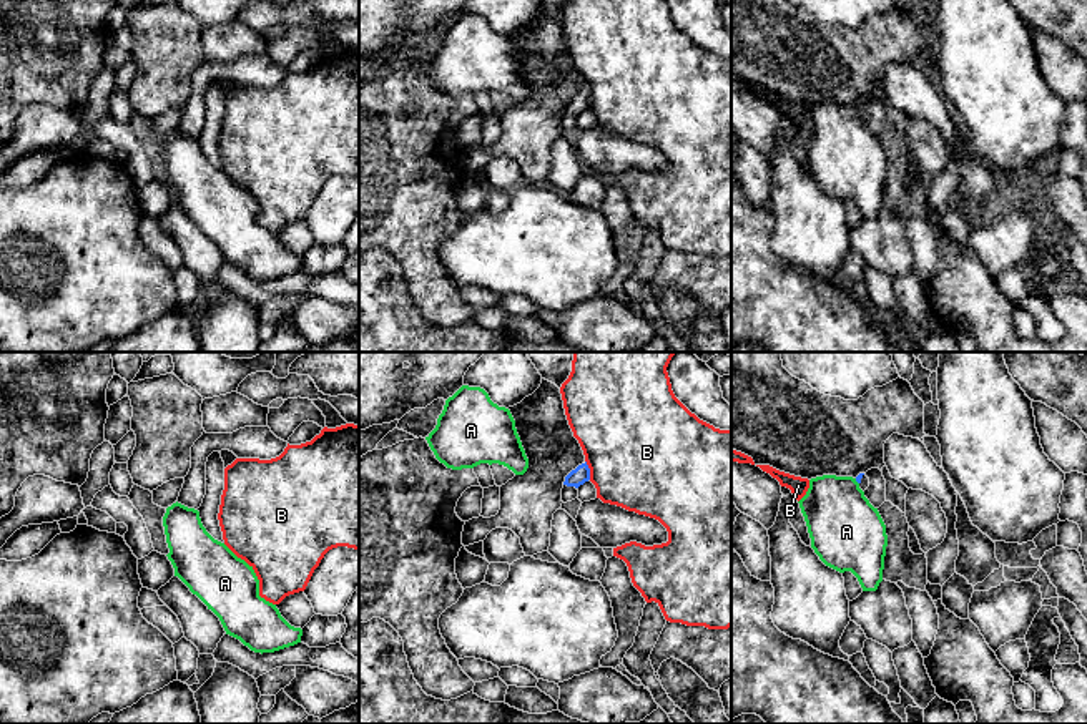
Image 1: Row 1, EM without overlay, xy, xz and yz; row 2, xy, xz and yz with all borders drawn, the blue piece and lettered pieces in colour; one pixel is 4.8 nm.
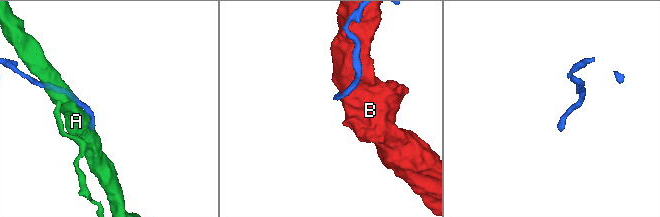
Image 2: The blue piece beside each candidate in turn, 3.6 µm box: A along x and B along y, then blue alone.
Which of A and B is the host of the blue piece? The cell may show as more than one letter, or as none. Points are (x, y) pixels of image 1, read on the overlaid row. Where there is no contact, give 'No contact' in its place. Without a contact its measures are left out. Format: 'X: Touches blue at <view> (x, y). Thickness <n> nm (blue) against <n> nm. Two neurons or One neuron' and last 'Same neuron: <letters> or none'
A: Touches blue at yz (856, 480). Thickness 30 nm (blue) against 360 nm. Two neurons
B: Touches blue at xz (589, 470). Thickness 90 nm (blue) against 500 nm. Two neurons
Same neuron: none

